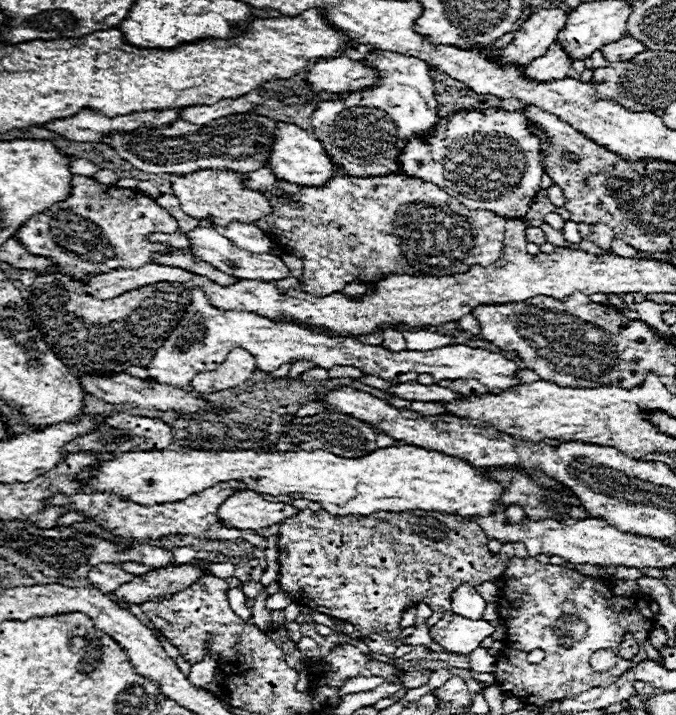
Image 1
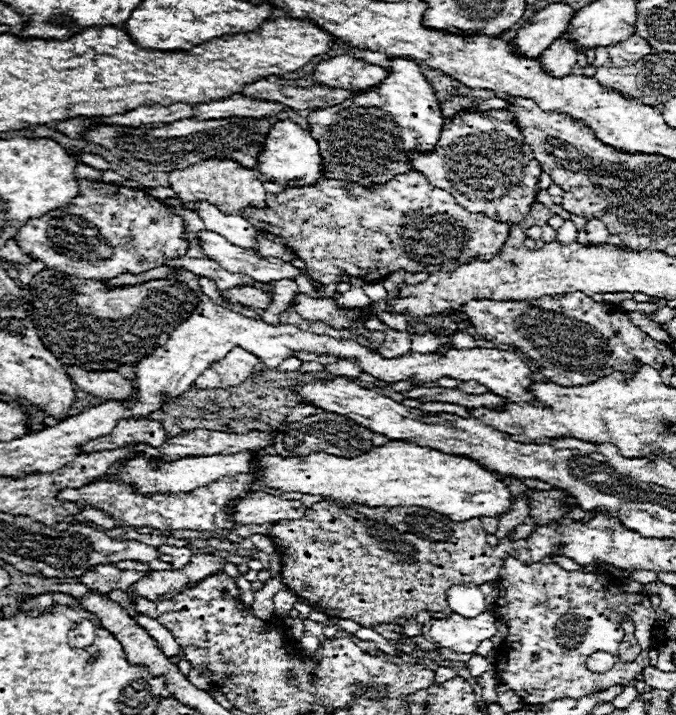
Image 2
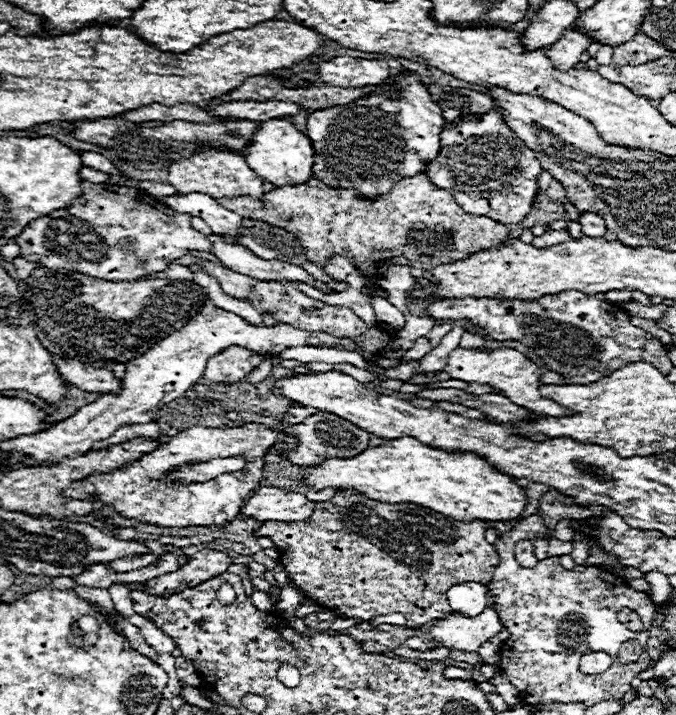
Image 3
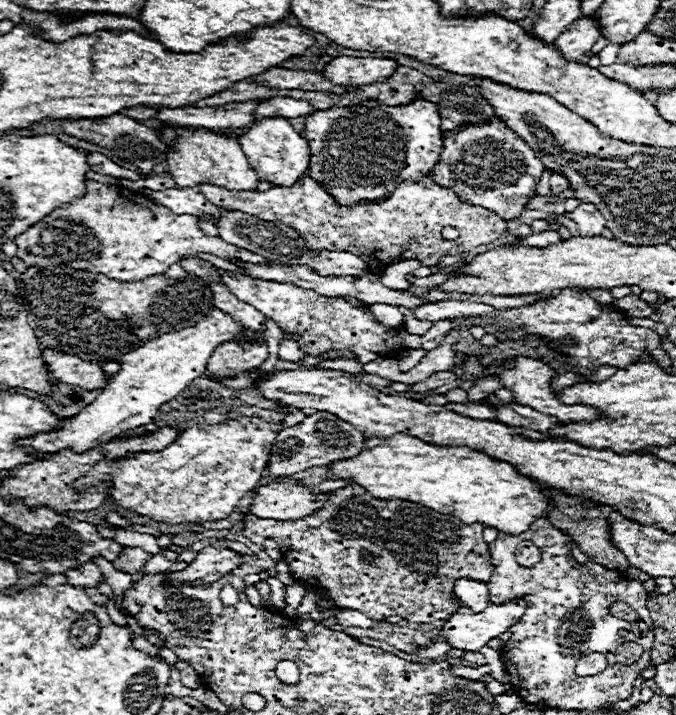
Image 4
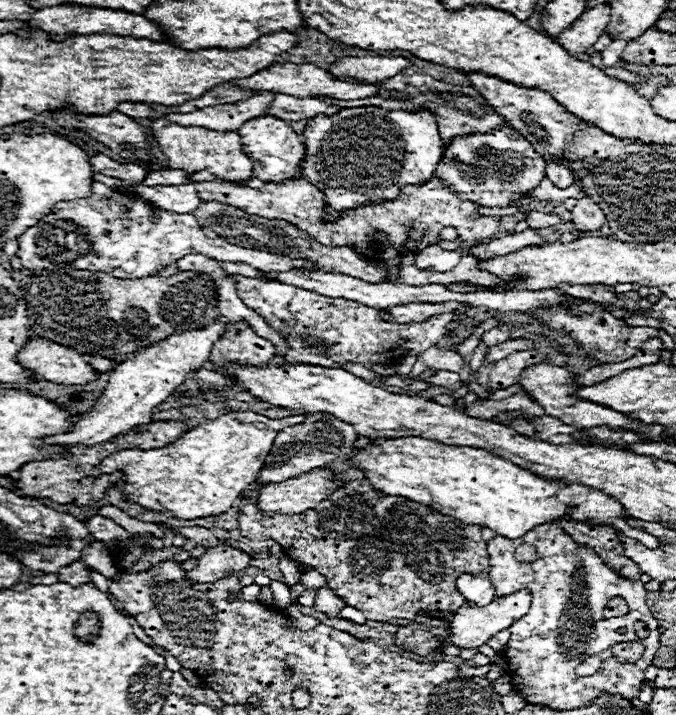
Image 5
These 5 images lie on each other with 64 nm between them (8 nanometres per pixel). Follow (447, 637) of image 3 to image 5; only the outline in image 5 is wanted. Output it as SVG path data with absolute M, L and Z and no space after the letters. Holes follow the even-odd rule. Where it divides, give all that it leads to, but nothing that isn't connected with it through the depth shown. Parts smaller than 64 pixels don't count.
M516 590L514 594L508 596L500 596L496 600L492 600L488 606L476 606L474 602L464 602L460 606L460 610L456 610L454 618L452 618L452 644L460 646L460 648L480 648L482 644L486 644L496 632L506 630L512 622L516 622L518 618L522 618L528 608L530 608L530 598L532 594L528 590Z

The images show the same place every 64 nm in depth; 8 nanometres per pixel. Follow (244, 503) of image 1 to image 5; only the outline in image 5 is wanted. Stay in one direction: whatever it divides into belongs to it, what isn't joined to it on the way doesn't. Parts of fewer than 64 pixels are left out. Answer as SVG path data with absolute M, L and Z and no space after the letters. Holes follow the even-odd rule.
M318 468L284 482L272 482L260 488L258 508L266 514L302 514L326 500L340 484L330 470Z

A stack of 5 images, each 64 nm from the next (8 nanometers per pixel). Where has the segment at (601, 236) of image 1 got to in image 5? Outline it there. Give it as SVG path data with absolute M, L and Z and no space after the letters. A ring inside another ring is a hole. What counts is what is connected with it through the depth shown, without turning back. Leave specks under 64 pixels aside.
M582 196L572 208L572 222L578 230L598 230L604 222L604 214L590 196Z

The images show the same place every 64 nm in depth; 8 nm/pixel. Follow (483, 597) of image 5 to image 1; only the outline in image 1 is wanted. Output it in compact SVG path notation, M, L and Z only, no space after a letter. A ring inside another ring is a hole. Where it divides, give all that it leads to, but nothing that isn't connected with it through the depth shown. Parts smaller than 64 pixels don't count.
M458 586L452 594L450 594L450 602L452 602L452 612L464 616L464 618L482 618L482 612L486 608L484 598L480 596L480 592L474 586Z

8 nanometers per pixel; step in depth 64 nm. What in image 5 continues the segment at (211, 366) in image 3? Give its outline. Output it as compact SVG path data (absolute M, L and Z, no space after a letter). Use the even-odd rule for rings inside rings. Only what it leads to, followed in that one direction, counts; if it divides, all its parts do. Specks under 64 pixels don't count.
M230 322L226 326L224 338L216 340L216 344L212 346L210 360L214 362L214 366L222 366L228 362L260 366L274 358L274 354L276 346L270 340L258 336L248 326L248 322Z

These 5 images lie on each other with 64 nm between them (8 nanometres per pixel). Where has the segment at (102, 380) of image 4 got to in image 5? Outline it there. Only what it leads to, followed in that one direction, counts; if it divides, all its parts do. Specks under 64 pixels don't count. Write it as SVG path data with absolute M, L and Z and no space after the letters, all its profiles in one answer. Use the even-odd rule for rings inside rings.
M38 334L30 336L30 340L24 344L24 350L20 350L18 360L38 378L56 384L88 384L96 378L96 372L76 350L40 338Z

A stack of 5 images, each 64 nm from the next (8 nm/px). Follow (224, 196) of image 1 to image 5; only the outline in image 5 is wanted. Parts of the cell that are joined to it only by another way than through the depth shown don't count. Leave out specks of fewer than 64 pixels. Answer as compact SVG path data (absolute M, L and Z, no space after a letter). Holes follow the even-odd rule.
M168 118L152 120L148 134L158 144L158 148L166 154L170 168L182 168L186 172L208 170L214 176L220 176L230 182L242 182L252 176L252 162L242 152L240 134L238 132L218 132L218 130L204 130L200 126L178 126Z

